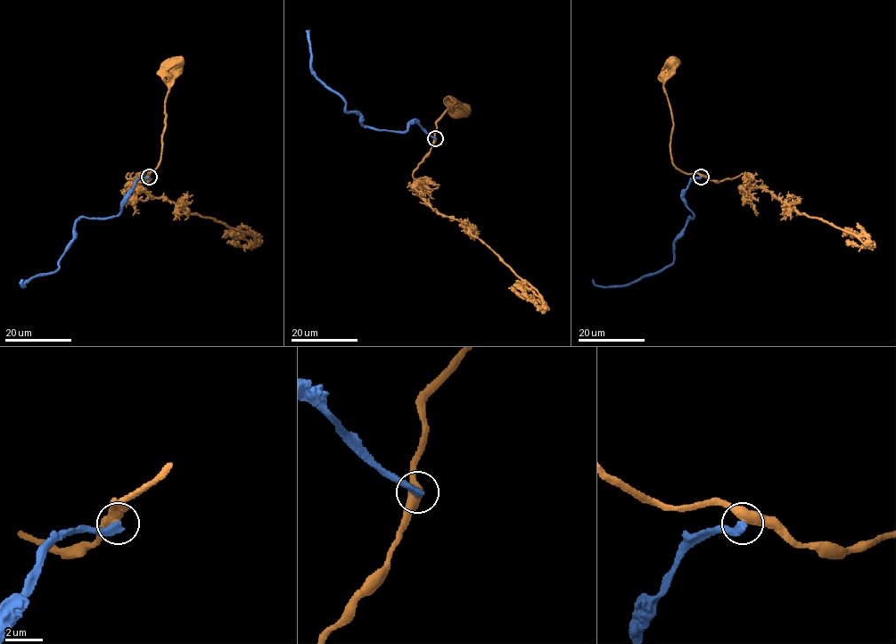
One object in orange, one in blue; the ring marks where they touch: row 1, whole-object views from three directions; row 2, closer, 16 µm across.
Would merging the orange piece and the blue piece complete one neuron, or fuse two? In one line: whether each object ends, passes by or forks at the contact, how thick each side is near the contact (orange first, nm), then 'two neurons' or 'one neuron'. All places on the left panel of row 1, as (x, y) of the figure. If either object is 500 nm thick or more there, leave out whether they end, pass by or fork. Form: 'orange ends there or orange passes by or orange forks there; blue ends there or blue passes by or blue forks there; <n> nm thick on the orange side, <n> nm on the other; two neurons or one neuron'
orange passes by; blue ends there; 480 nm thick on the orange side, 440 nm on the other; two neurons

